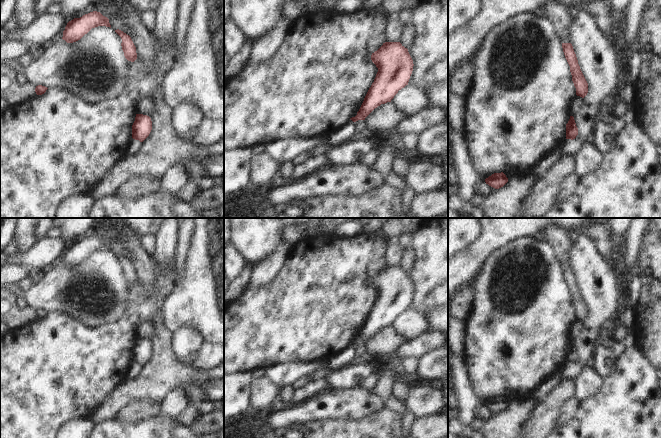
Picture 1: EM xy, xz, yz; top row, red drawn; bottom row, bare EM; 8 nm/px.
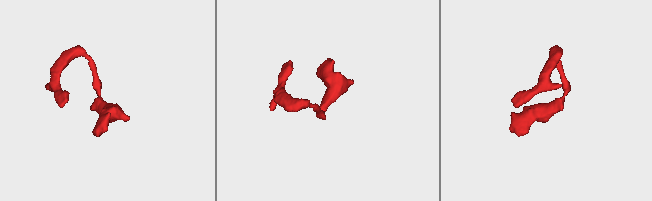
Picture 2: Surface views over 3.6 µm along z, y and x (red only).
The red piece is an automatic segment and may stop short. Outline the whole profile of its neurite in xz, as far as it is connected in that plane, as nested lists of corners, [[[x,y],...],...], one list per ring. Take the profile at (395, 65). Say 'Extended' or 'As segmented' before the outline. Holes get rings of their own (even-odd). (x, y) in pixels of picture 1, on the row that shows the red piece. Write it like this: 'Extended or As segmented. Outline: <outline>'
Extended. Outline: [[[400,42],[383,43],[377,51],[372,53],[371,60],[378,68],[374,82],[369,88],[357,115],[352,118],[344,119],[328,134],[328,145],[337,146],[346,142],[347,139],[355,133],[354,123],[356,121],[365,120],[375,108],[381,104],[391,102],[398,91],[408,85],[414,64],[408,49]]]

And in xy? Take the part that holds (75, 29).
As segmented. Outline: [[[97,11],[90,12],[80,18],[74,18],[69,21],[63,31],[62,39],[67,43],[76,42],[87,34],[92,28],[98,26],[106,26],[111,28],[107,17]]]

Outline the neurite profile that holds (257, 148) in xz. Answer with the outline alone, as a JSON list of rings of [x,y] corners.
[[[255,144],[250,146],[251,154],[260,154],[268,150],[268,145],[265,144]]]

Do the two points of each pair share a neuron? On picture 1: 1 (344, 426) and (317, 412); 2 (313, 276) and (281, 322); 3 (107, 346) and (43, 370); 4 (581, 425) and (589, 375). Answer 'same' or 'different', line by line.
1: different
2: same
3: same
4: different

